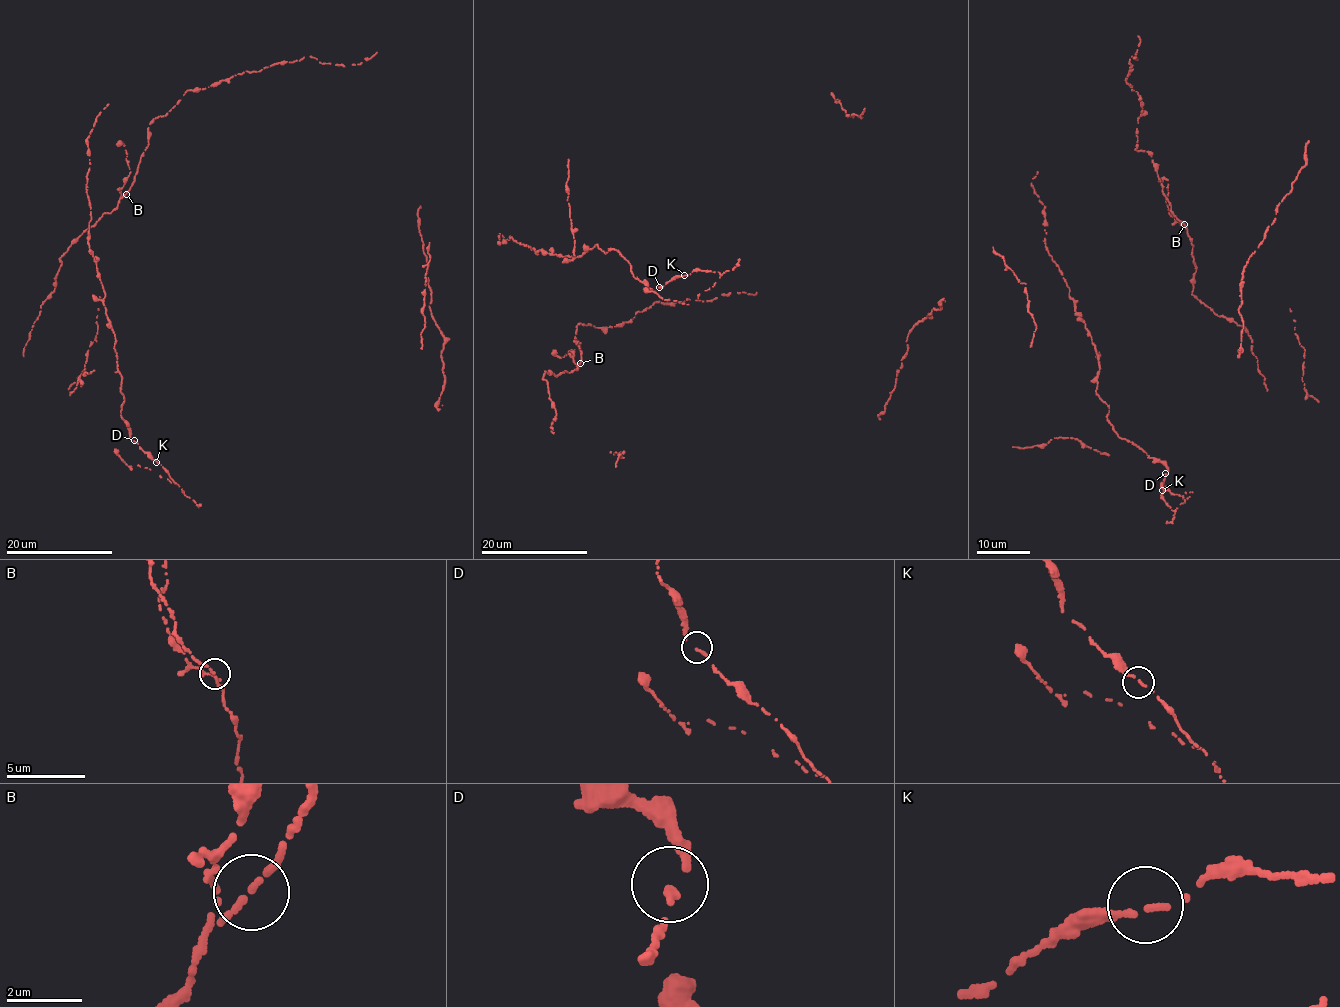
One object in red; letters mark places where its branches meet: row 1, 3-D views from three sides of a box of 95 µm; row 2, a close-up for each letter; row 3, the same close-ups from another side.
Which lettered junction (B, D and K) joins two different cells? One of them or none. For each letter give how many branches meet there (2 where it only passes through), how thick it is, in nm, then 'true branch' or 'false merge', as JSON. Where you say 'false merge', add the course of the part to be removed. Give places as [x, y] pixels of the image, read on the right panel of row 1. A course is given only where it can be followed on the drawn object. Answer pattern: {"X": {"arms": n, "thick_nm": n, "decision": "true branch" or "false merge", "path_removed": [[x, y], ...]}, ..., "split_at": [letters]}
{"B": {"arms": 1, "thick_nm": 240, "decision": "true branch"}, "D": {"arms": 1, "thick_nm": 240, "decision": "true branch"}, "K": {"arms": 1, "thick_nm": 200, "decision": "true branch"}, "split_at": []}

